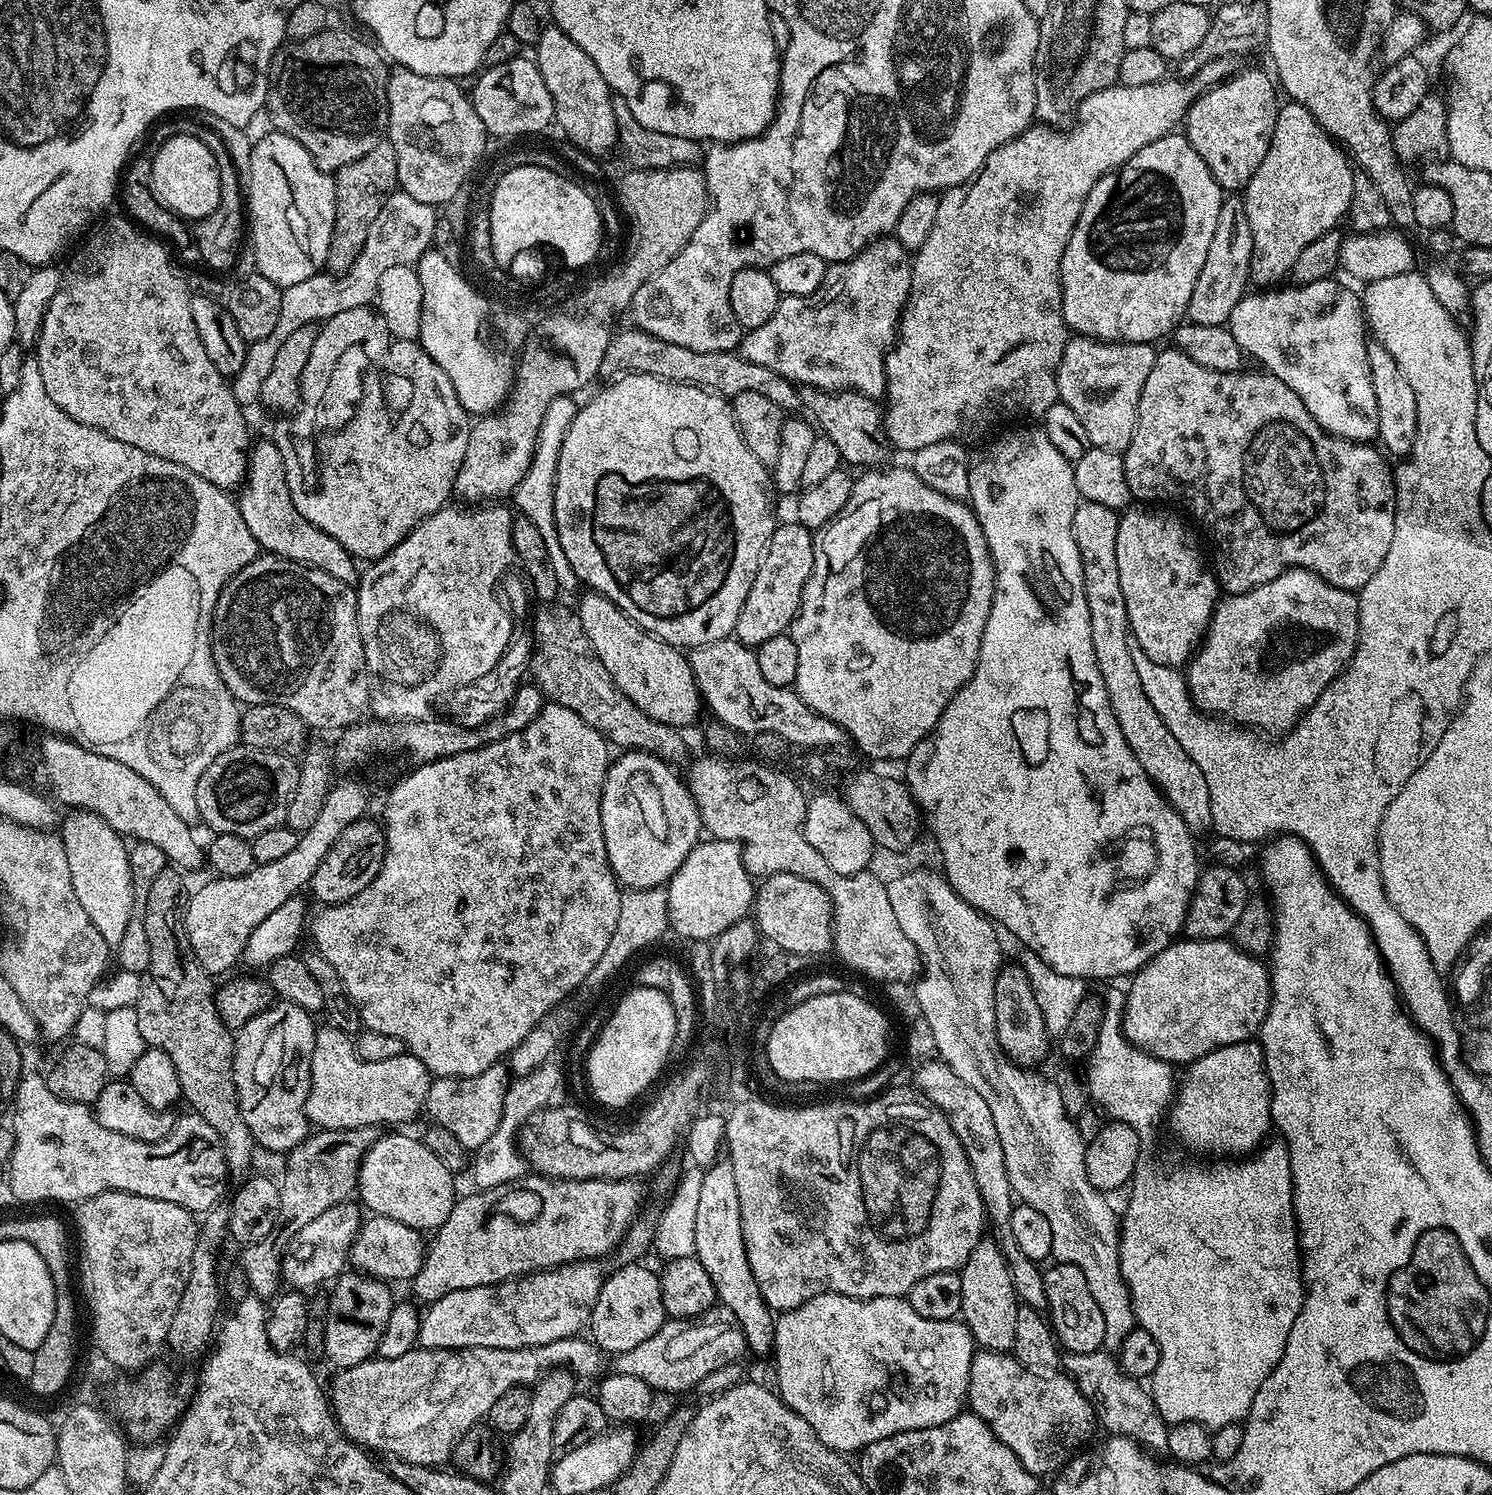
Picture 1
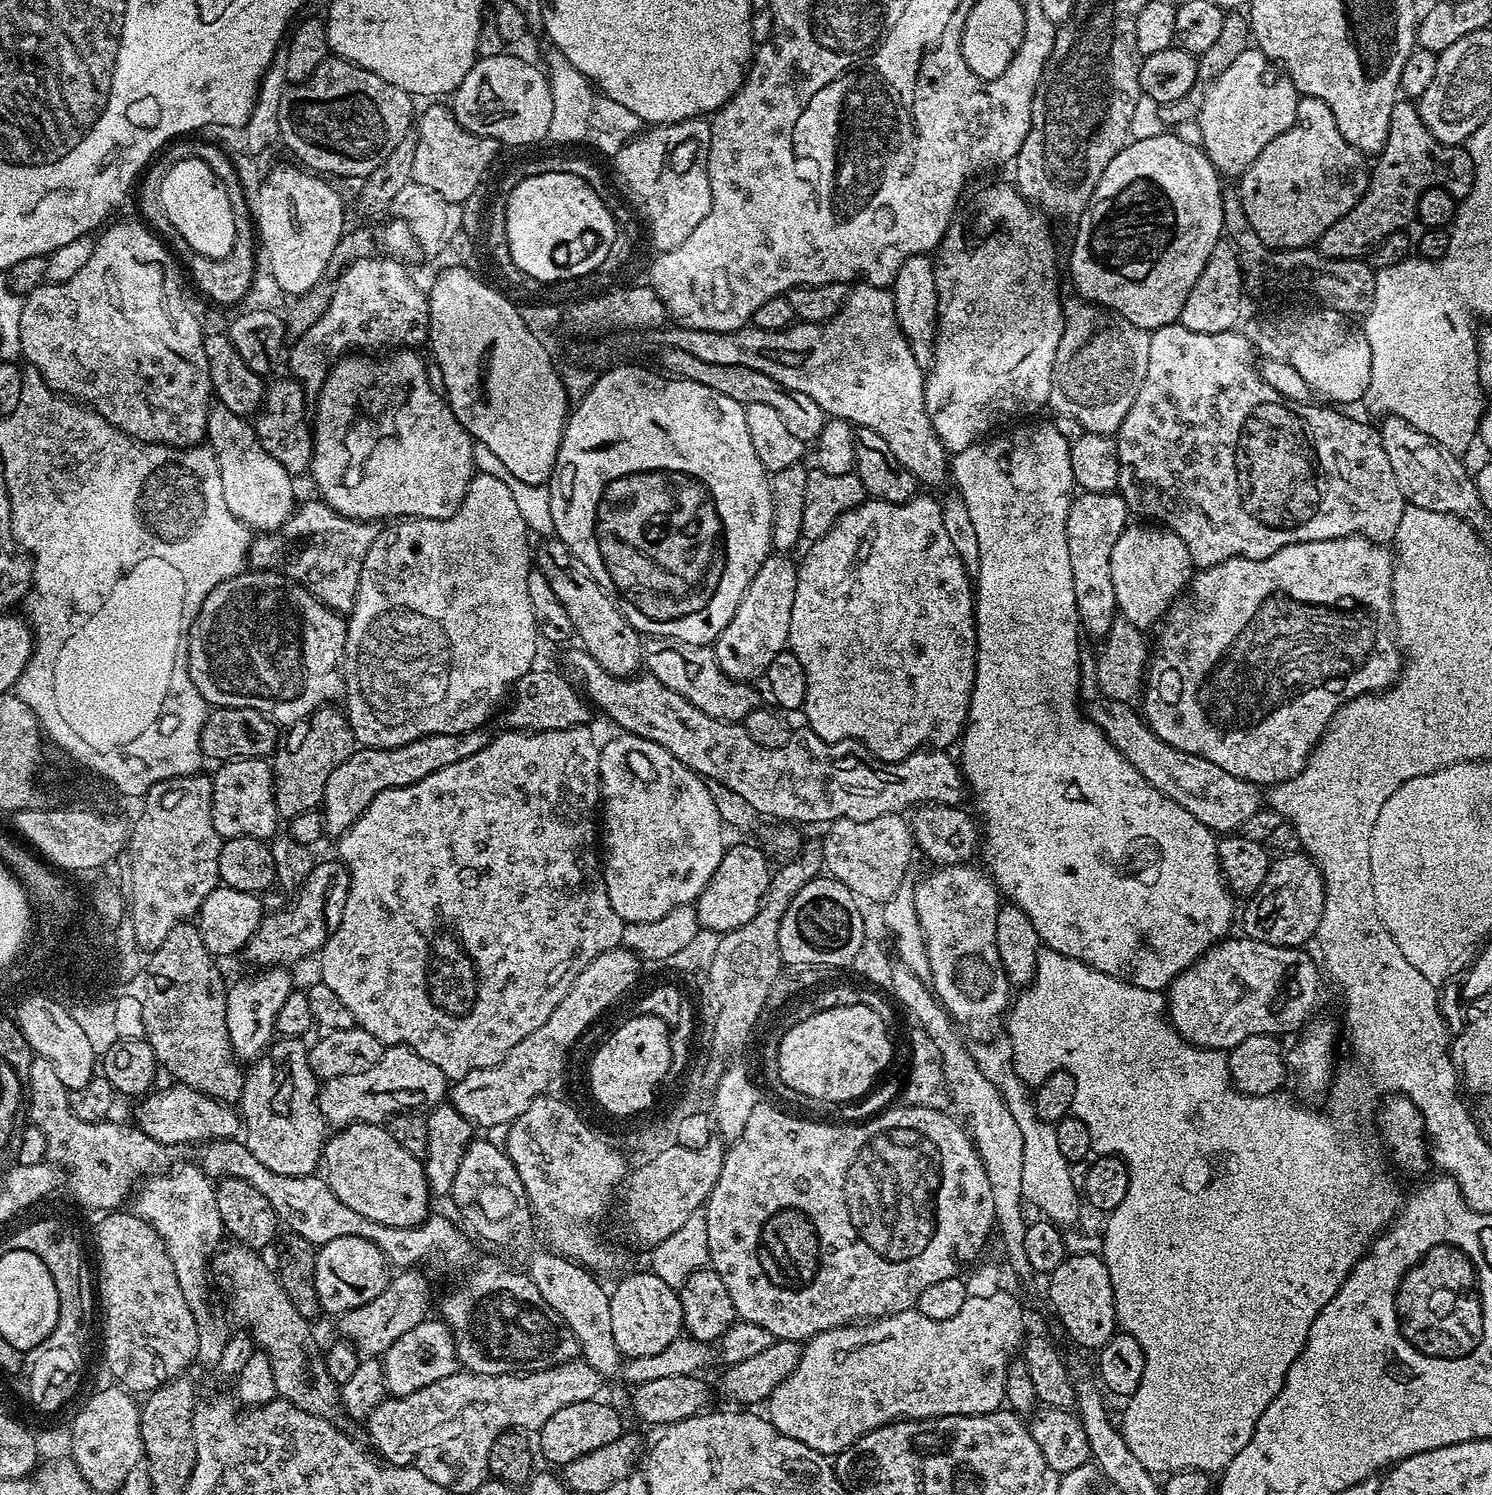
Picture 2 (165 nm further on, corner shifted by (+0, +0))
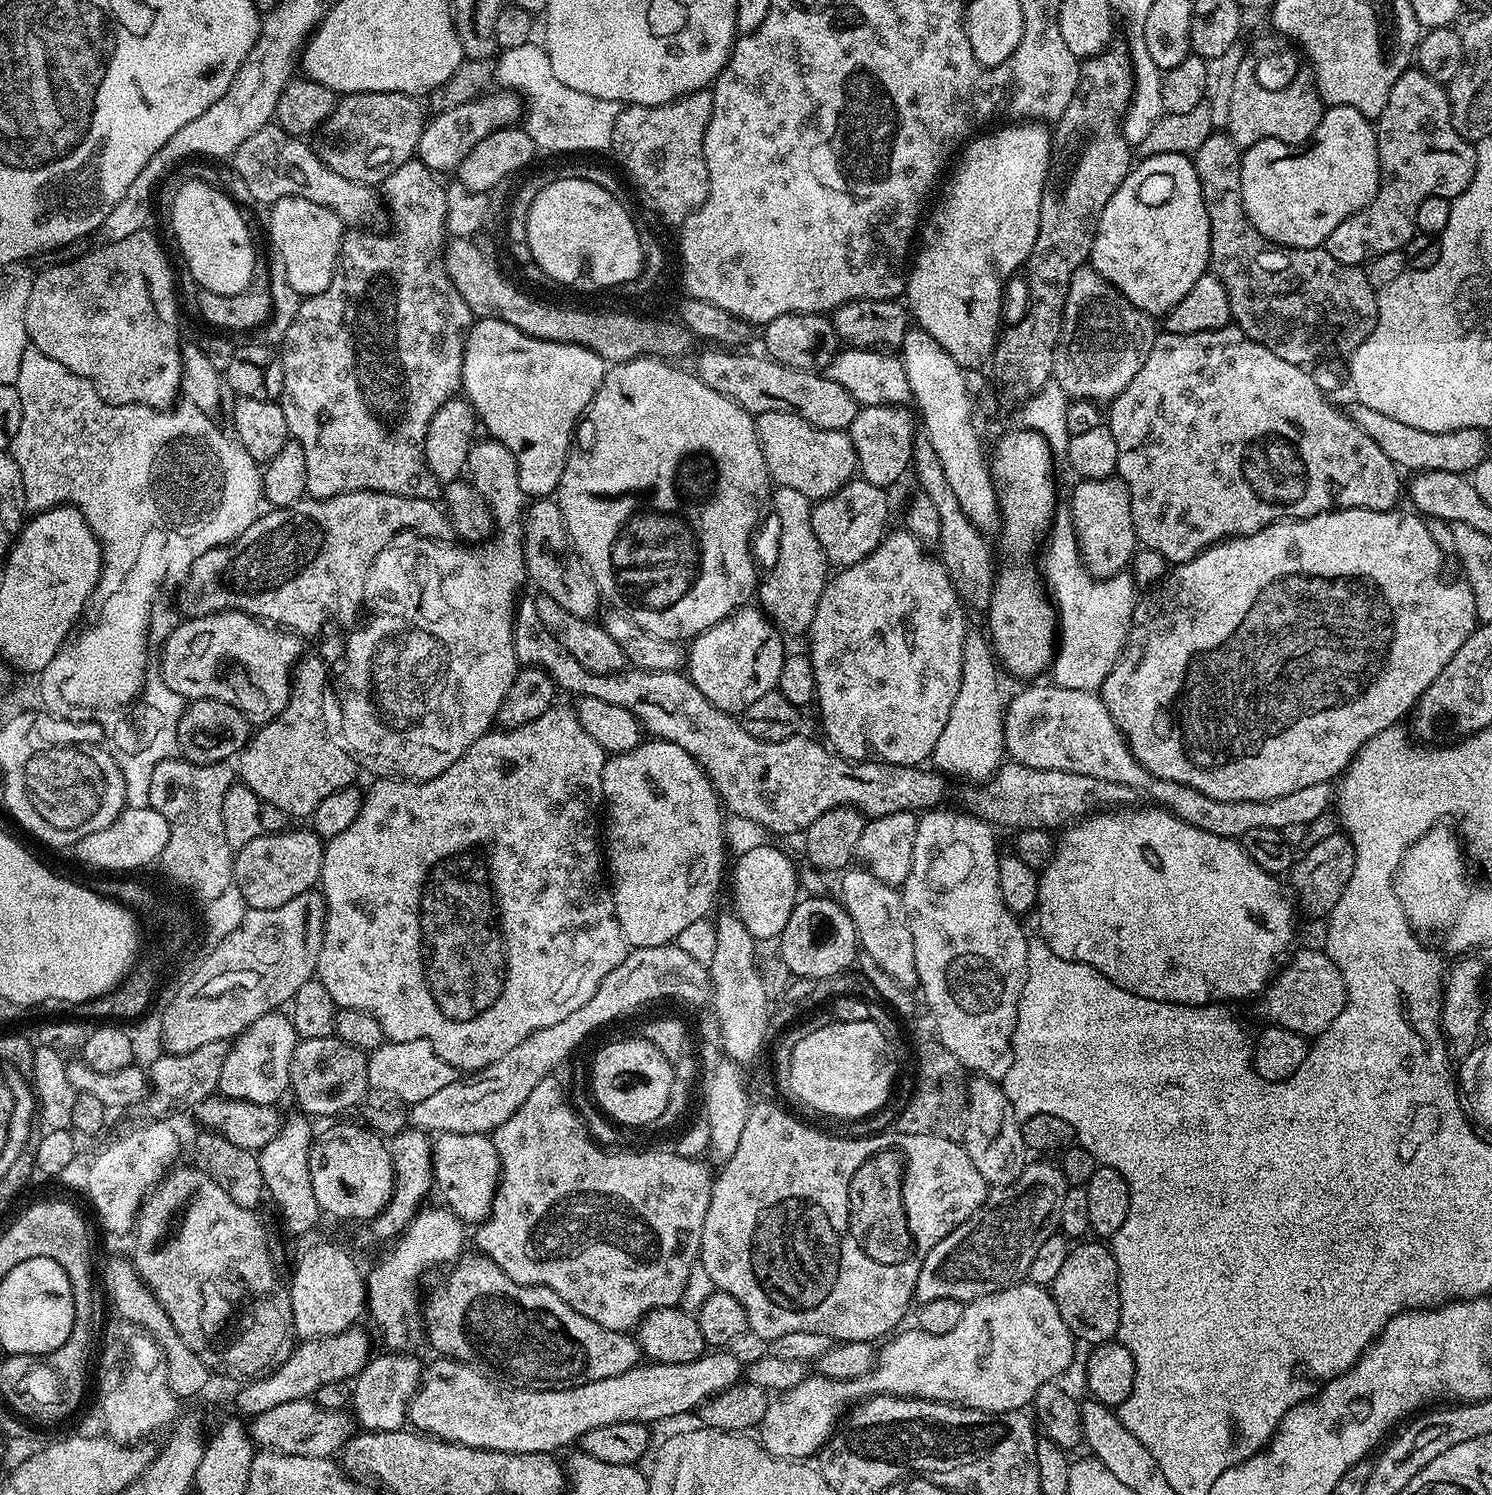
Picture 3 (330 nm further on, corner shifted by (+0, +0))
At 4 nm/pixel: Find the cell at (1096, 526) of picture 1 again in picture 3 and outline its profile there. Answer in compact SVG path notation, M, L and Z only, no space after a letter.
M1117 475L1097 480L1081 479L1079 483L1072 492L1070 515L1080 556L1088 572L1097 580L1117 576L1131 565L1132 558L1138 551L1134 514L1130 512L1130 490Z

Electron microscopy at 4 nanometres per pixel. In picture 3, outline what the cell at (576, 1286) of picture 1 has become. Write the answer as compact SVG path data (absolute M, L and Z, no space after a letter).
M394 1350L385 1353L386 1356L373 1355L368 1365L354 1377L350 1408L354 1413L355 1423L361 1429L386 1432L398 1431L405 1427L408 1419L408 1403L414 1398L422 1375L422 1364L414 1357L407 1356L408 1354L404 1350Z

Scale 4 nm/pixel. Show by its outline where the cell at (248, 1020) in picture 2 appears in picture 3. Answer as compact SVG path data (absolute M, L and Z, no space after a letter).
M283 1011L262 1014L246 1031L231 1041L222 1065L219 1095L229 1100L245 1100L255 1104L275 1105L289 1091L290 1058L298 1037L291 1019Z

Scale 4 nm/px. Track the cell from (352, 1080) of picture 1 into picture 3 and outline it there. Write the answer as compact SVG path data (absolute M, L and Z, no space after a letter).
M429 1040L414 1042L385 1042L368 1056L368 1086L373 1092L398 1094L404 1103L411 1106L422 1102L422 1098L430 1098L430 1094L450 1086L450 1082L458 1079L458 1069L450 1066L434 1050Z

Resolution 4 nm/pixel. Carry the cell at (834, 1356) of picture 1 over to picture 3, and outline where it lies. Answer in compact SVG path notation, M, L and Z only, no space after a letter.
M1027 1282L1012 1284L1001 1292L967 1301L962 1322L958 1322L950 1334L926 1334L921 1328L909 1328L909 1332L897 1331L879 1345L874 1367L866 1374L853 1380L828 1380L825 1376L812 1374L798 1386L769 1399L766 1418L762 1418L758 1429L760 1445L780 1460L807 1461L815 1457L832 1437L846 1409L870 1396L936 1400L939 1404L958 1404L961 1408L976 1408L979 1412L1024 1410L1035 1401L1043 1384L1053 1383L1071 1366L1072 1355L1078 1347L1072 1331L1066 1322L1062 1322L1062 1314L1058 1314L1058 1306L1051 1291L1047 1287Z

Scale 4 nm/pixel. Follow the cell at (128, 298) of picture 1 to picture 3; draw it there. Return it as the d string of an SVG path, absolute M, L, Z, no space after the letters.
M145 230L138 234L130 234L130 238L101 243L101 248L100 245L93 247L92 251L87 252L86 255L74 262L53 263L53 268L48 268L45 272L40 272L34 276L30 298L26 302L26 310L24 311L24 329L31 347L42 350L42 354L46 354L46 358L54 358L54 362L62 362L62 366L66 366L66 370L89 380L96 393L107 404L141 404L142 406L167 410L177 403L183 382L180 316L176 313L176 284L172 281L172 268L168 265L168 256L164 253L163 246L150 233L151 231Z

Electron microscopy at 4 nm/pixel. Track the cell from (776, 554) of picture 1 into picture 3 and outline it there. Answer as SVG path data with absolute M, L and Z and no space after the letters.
M741 606L731 612L722 622L710 626L701 636L692 637L686 648L686 675L694 682L694 686L718 710L742 714L746 706L758 702L762 694L773 691L778 682L778 674L782 674L782 662L786 655L784 649L785 637L779 628L764 615L759 607Z

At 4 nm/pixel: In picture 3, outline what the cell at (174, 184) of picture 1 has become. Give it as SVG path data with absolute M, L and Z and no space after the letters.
M188 180L176 192L172 200L172 232L176 235L176 244L184 255L184 264L188 272L200 283L199 287L214 294L238 294L250 286L254 274L254 262L258 252L252 245L252 236L248 233L248 224L236 204L224 192L219 192L212 184L204 180Z

